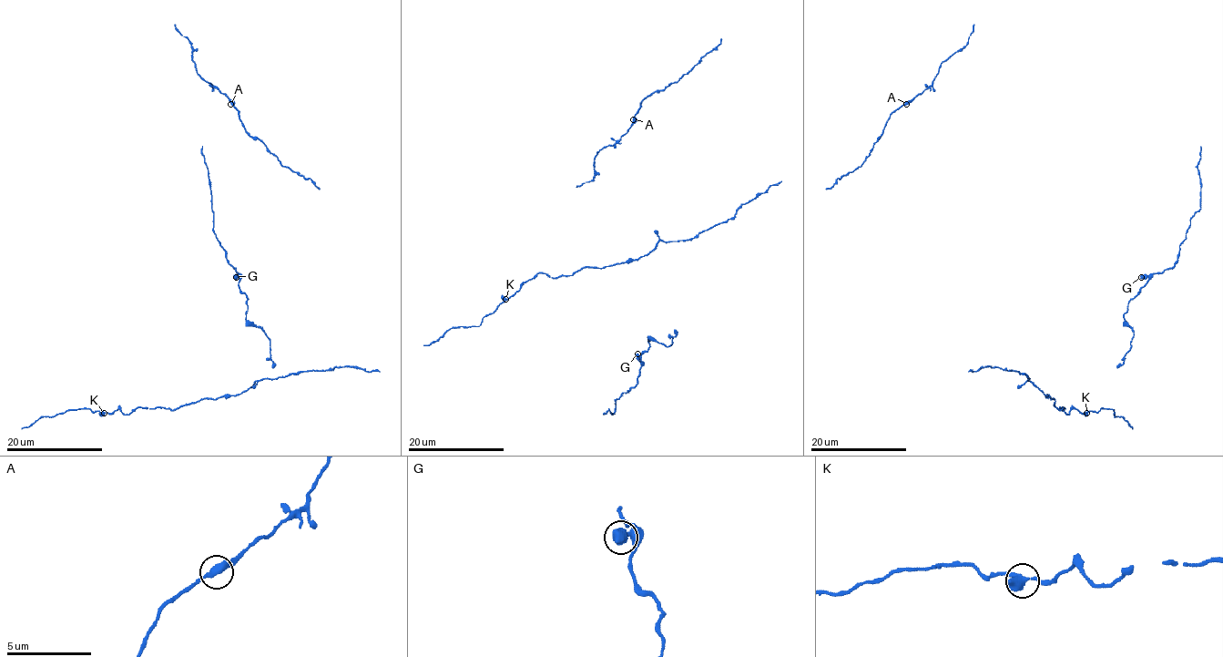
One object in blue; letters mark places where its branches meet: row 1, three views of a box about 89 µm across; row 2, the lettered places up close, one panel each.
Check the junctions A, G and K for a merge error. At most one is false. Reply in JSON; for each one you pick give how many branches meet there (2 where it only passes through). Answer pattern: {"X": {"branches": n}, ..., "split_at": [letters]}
{"split_at": []}

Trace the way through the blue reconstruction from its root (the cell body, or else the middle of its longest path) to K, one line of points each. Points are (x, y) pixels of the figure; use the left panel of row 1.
K: (365, 371), (301, 371), (257, 380), (237, 395), (203, 398), (176, 409), (103, 413)

